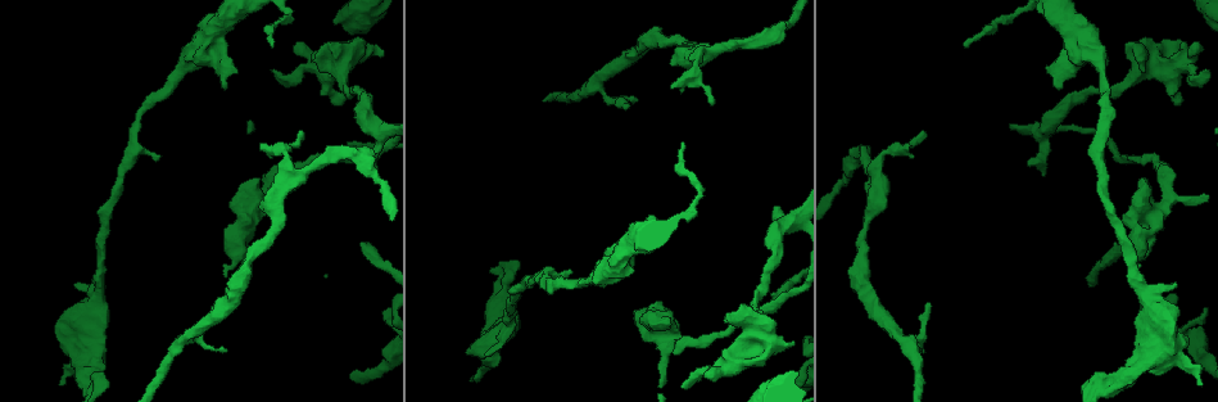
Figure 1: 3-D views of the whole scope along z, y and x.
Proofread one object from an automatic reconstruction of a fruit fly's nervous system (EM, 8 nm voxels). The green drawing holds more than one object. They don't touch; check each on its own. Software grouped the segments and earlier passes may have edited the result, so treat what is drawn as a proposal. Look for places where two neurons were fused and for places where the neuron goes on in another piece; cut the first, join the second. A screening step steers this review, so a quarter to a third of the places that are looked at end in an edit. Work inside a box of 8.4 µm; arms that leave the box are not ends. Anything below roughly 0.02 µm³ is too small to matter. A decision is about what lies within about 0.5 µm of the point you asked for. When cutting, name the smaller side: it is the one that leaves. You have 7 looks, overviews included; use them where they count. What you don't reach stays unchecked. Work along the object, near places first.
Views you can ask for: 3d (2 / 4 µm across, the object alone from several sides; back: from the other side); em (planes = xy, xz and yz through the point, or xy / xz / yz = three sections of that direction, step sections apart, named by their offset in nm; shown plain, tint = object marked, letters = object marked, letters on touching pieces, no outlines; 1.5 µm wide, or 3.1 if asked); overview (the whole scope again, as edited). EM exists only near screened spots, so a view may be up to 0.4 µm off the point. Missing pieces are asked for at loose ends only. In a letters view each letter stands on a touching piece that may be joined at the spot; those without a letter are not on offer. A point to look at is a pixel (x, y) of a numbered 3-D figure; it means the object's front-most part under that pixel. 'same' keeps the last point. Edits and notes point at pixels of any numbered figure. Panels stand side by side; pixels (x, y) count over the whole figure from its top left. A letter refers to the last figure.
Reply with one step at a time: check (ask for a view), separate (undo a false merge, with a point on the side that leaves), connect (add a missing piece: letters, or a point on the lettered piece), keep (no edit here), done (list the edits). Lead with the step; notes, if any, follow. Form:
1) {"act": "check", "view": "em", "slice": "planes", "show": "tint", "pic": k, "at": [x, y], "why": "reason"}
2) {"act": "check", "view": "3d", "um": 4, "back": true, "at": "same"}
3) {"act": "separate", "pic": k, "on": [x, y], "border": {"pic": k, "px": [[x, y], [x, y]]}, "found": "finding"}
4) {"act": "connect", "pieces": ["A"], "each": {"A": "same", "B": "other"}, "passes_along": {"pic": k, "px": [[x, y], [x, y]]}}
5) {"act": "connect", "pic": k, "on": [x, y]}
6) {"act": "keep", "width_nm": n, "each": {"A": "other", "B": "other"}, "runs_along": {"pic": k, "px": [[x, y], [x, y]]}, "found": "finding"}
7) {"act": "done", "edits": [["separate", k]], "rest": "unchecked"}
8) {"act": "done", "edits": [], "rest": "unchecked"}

{"act": "check", "view": "em", "slice": "xz", "step": 8, "show": "tint", "pic": 1, "at": [909, 143], "why": "an open end"}

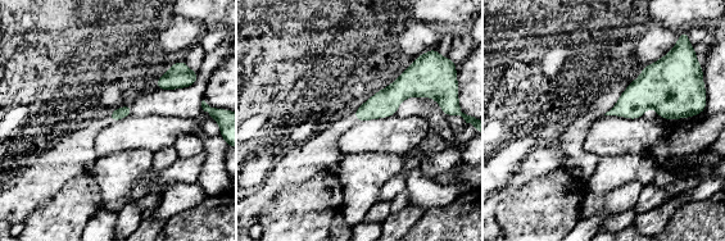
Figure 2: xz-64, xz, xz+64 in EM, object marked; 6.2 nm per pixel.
{"act": "check", "view": "em", "slice": "planes", "show": "tint", "at": "same", "why": "cut it another way"}

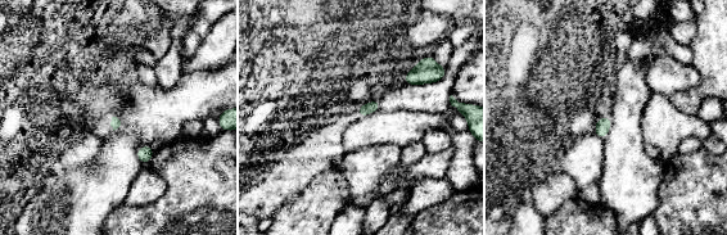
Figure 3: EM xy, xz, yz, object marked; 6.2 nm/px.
{"act": "check", "view": "em", "slice": "planes", "show": "letters", "at": "same", "why": "see the neighbours"}

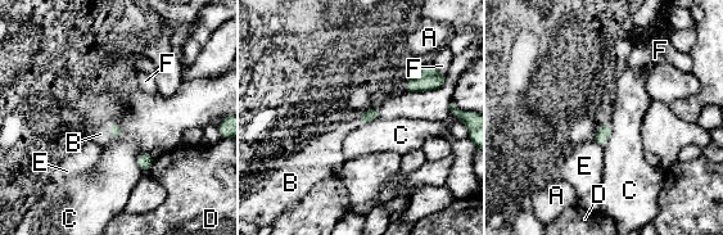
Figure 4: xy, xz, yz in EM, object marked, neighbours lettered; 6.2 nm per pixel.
{"act": "connect", "pieces": ["B"], "longest_contact_nm": ["C", 140], "each": {"A": "other", "B": "same", "C": "other", "D": "other", "E": "other", "F": "other"}, "passes_along": {"pic": 4, "px": [[116, 130], [111, 131], [100, 134]]}, "found": "it goes on there"}

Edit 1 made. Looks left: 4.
{"act": "check", "view": "overview", "why": "redraw"}

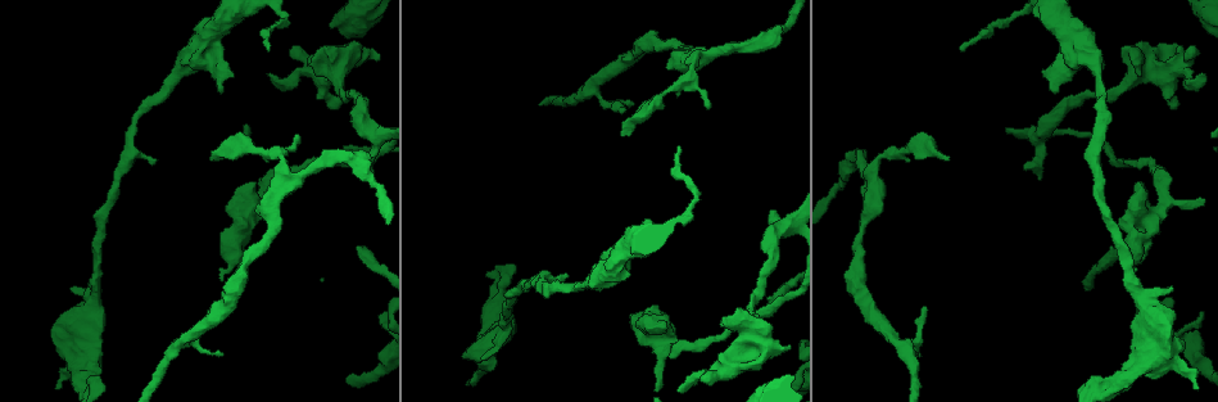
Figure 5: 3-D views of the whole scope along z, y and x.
{"act": "check", "view": "3d", "um": 2, "pic": 5, "at": [566, 274], "why": "an open end"}

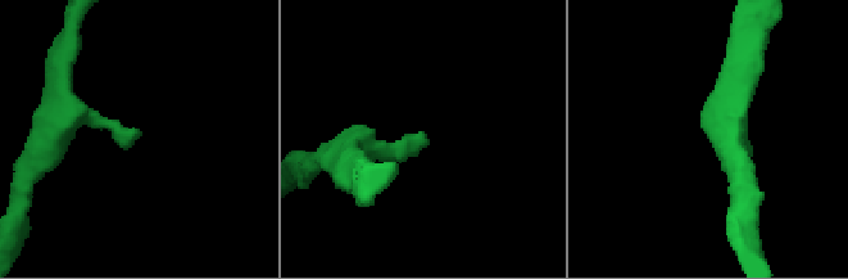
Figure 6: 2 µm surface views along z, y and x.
{"act": "check", "view": "em", "slice": "planes", "show": "letters", "pic": 6, "at": [427, 141]}

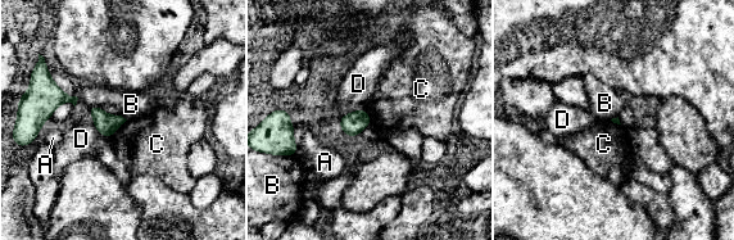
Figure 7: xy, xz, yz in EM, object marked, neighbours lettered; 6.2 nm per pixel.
{"act": "keep", "longest_contact_nm": ["D", 170], "each": {"A": "other", "B": "other", "C": "other", "D": "other"}, "border": {"pic": 7, "px": [[127, 120], [110, 137]]}, "found": "no lettered piece goes on from it"}

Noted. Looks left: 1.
{"act": "done", "edits": [["connect", 4]], "rest": "unchecked"}

